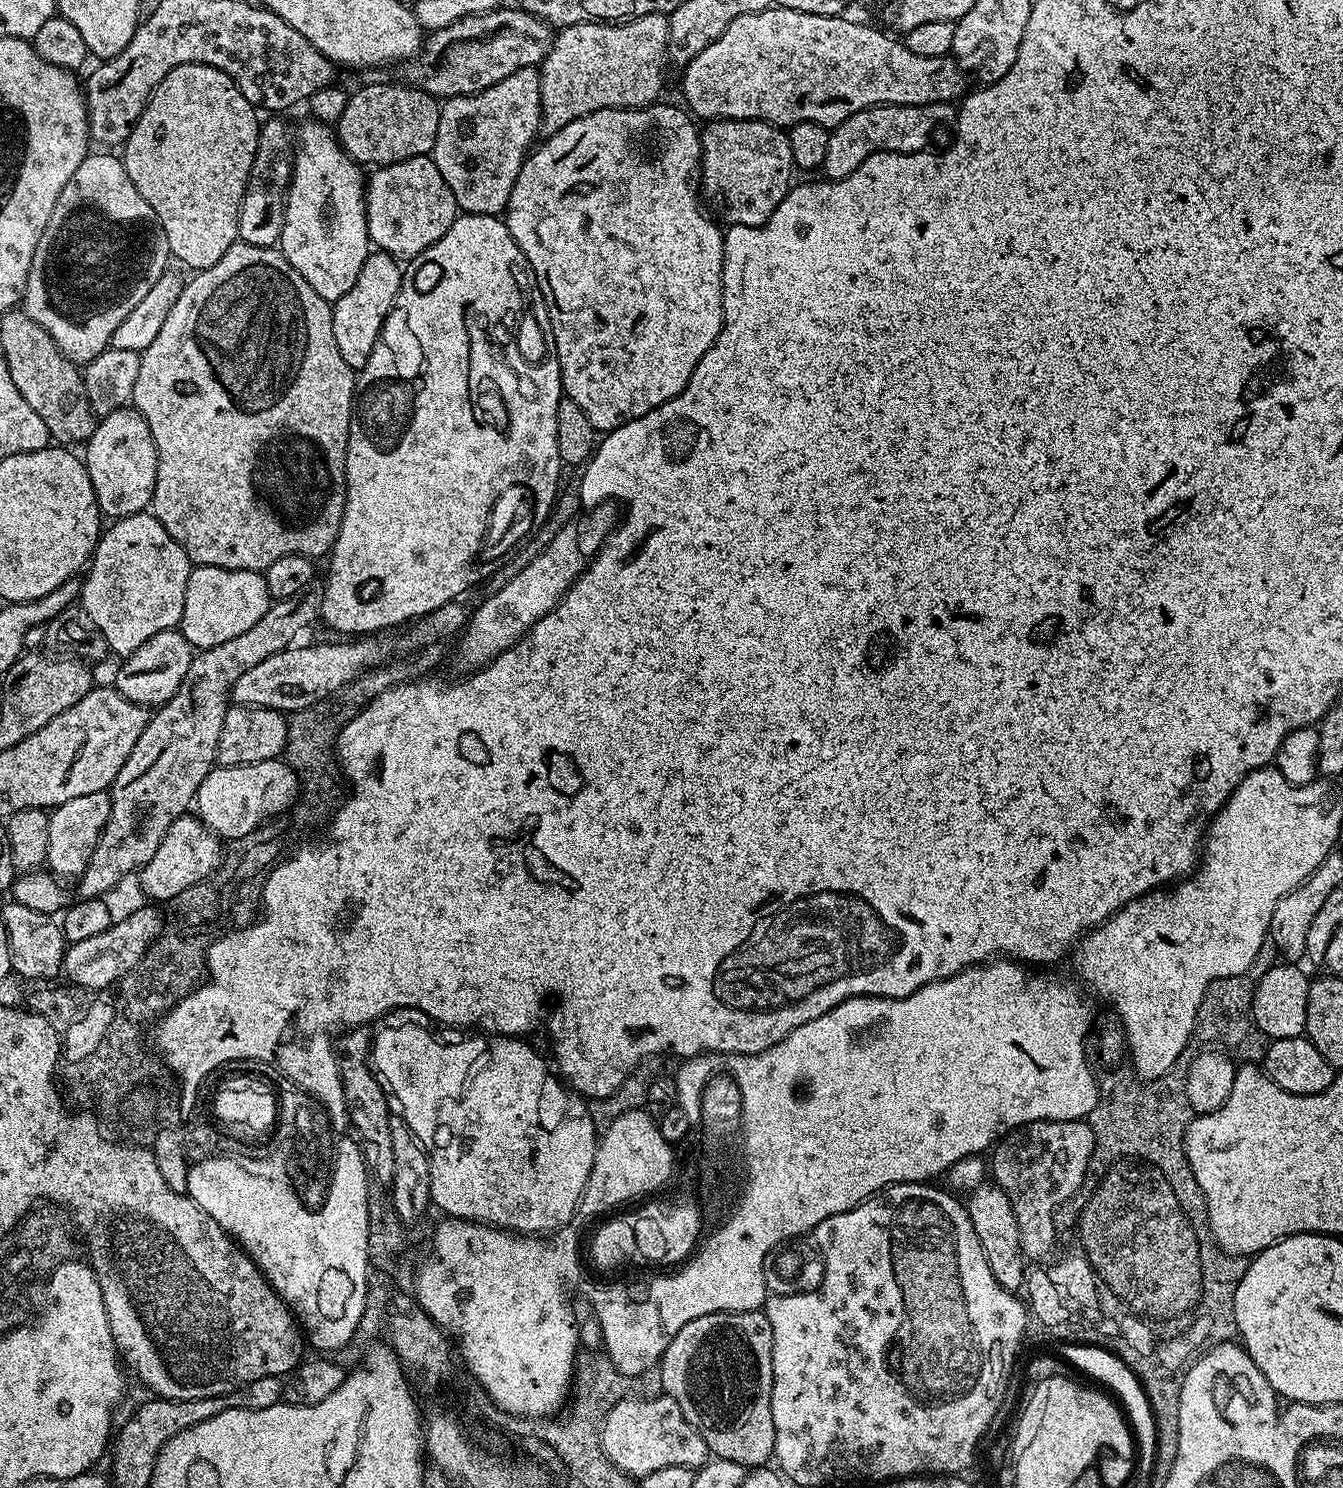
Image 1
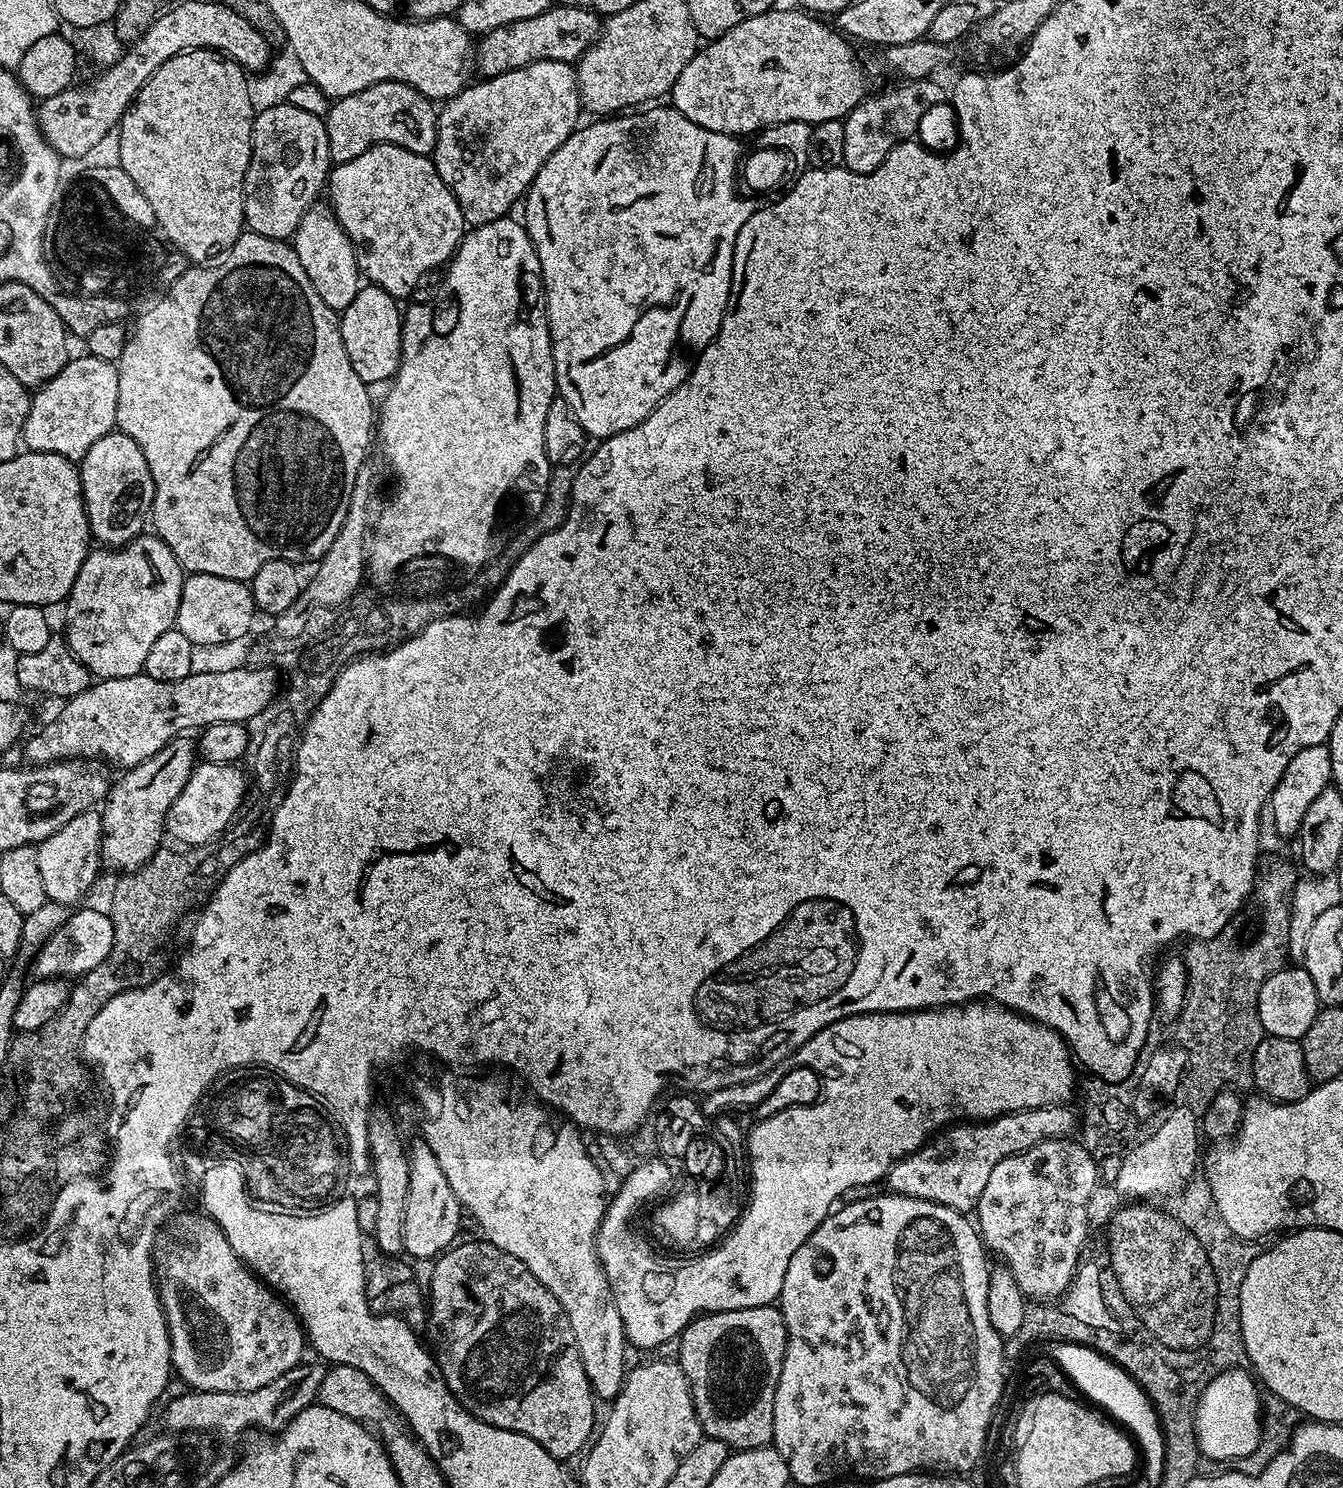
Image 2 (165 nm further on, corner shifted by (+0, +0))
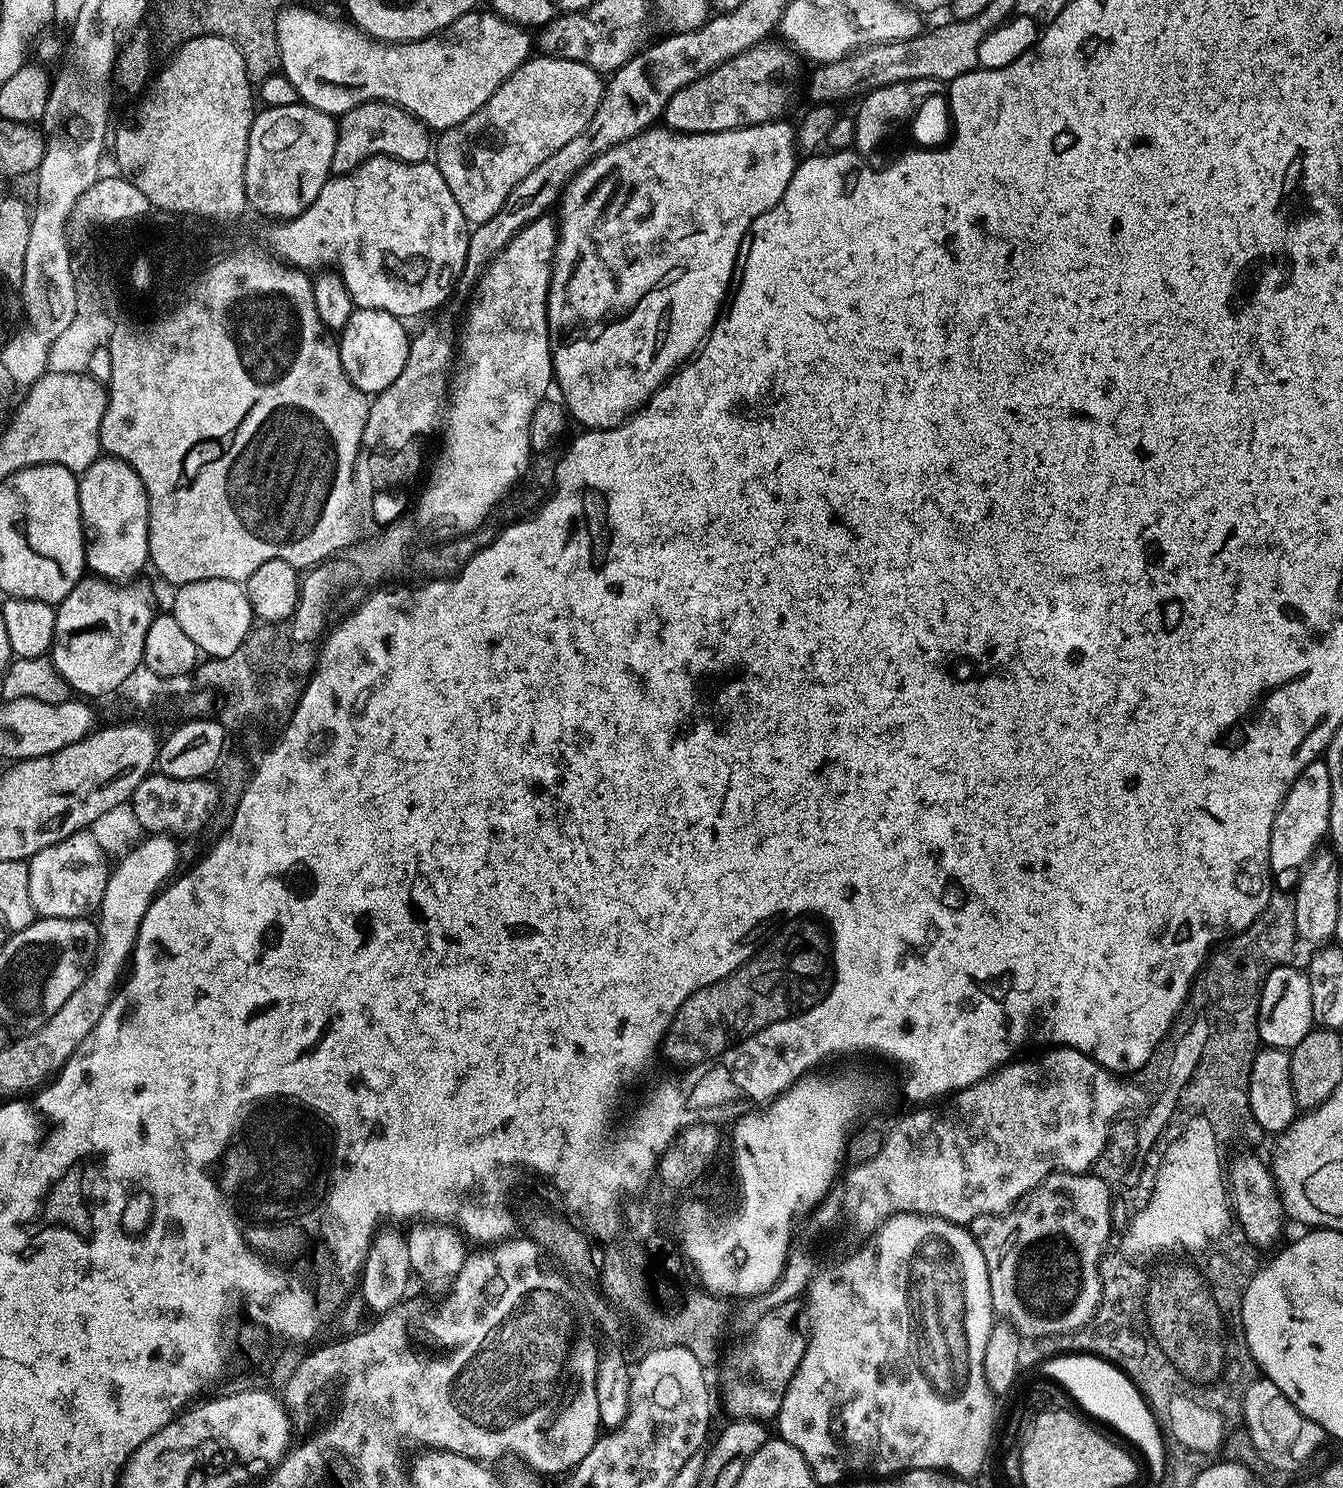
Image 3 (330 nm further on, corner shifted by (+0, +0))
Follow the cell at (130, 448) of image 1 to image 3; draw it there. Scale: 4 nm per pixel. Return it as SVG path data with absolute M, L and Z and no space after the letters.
M101 455L85 470L78 480L80 486L80 521L84 523L86 564L97 577L109 582L128 582L143 570L148 559L148 495L142 486L142 478L125 460Z

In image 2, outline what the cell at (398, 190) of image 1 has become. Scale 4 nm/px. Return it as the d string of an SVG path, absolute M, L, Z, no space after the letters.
M393 144L370 146L366 154L335 165L328 173L326 200L350 238L361 277L397 298L410 295L427 272L443 269L456 255L466 231L462 210L446 182L442 182L435 163L427 156Z

